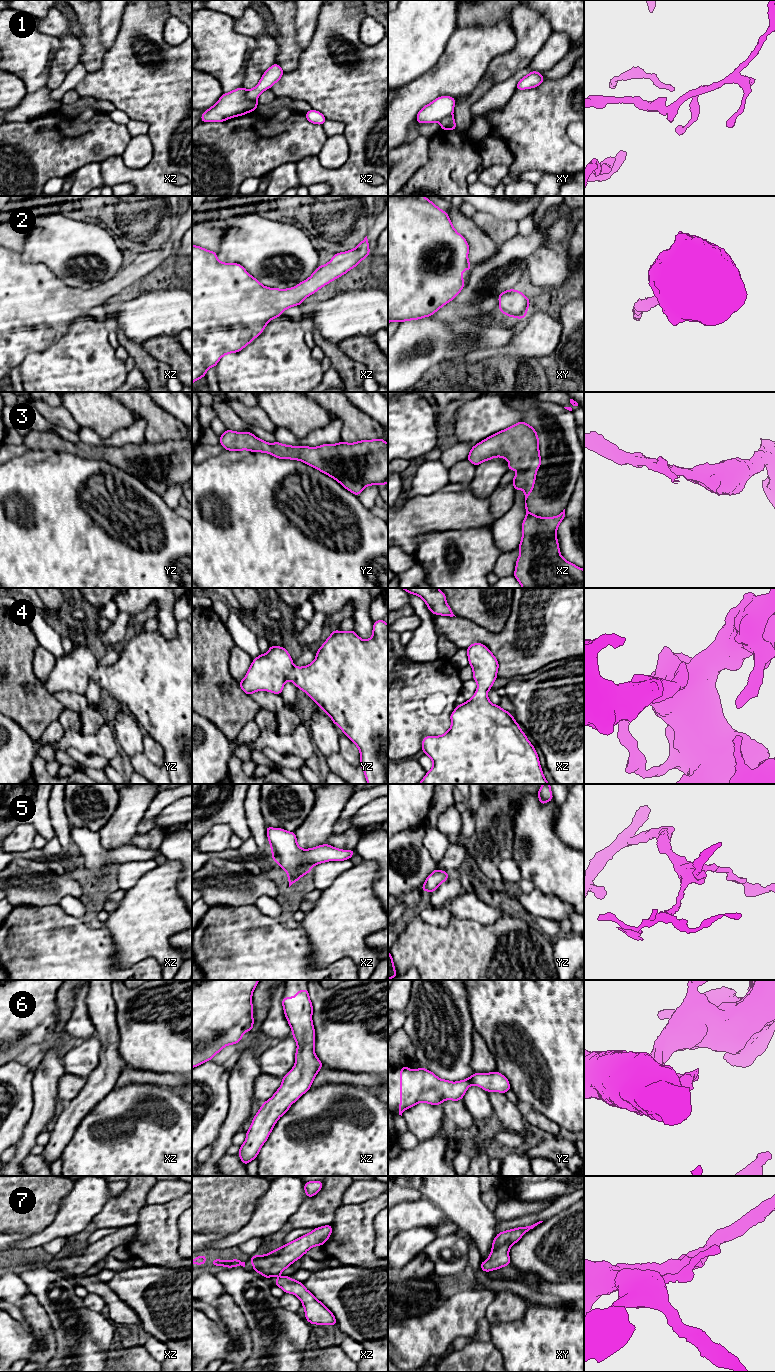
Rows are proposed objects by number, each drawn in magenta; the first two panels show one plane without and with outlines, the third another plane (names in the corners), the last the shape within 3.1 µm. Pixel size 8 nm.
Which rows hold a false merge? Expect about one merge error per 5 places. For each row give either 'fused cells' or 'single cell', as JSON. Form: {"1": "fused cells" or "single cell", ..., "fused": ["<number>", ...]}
{"1": "fused cells", "2": "single cell", "3": "single cell", "4": "single cell", "5": "single cell", "6": "single cell", "7": "single cell", "fused": ["1"]}

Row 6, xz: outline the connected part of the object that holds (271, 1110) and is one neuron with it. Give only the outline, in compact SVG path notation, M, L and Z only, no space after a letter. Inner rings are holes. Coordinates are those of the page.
M308 989L297 991L295 997L284 997L282 1005L297 1042L295 1066L282 1078L279 1089L262 1104L254 1116L250 1129L246 1132L246 1140L238 1153L245 1165L257 1158L277 1120L310 1089L315 1076L323 1067L314 1051L313 1006Z

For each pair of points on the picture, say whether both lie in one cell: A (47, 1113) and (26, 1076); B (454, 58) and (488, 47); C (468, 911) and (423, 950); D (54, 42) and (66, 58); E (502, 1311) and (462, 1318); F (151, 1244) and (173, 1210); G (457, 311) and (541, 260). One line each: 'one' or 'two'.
A: two
B: one
C: two
D: two
E: two
F: one
G: two

